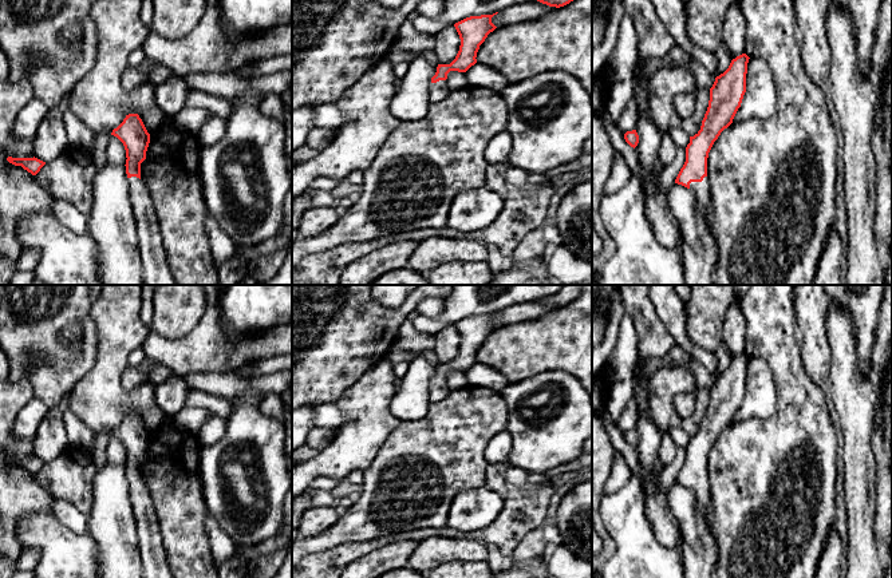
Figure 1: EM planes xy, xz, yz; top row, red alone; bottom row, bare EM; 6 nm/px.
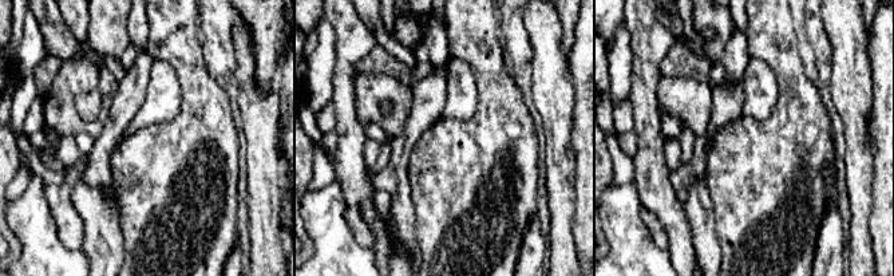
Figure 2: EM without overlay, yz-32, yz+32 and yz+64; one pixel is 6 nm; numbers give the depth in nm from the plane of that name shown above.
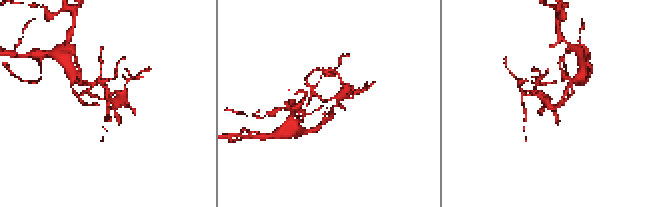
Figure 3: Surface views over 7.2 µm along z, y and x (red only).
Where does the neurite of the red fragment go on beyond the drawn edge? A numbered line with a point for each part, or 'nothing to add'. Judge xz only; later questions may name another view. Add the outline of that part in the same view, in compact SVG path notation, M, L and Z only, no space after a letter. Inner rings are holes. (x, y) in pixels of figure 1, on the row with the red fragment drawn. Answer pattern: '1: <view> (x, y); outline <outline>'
1: xz (438, 91); outline M439 80L430 84L429 100L430 103L437 103L446 99L450 95L450 88L447 80Z

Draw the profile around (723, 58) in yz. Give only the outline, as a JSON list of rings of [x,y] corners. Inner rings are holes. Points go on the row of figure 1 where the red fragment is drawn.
[[[721,45],[714,55],[717,59],[717,68],[718,68],[718,76],[719,76],[729,68],[733,60],[733,56],[726,48],[726,45]]]

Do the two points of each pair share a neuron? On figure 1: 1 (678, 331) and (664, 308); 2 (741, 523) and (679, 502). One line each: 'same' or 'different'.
1: same
2: different

